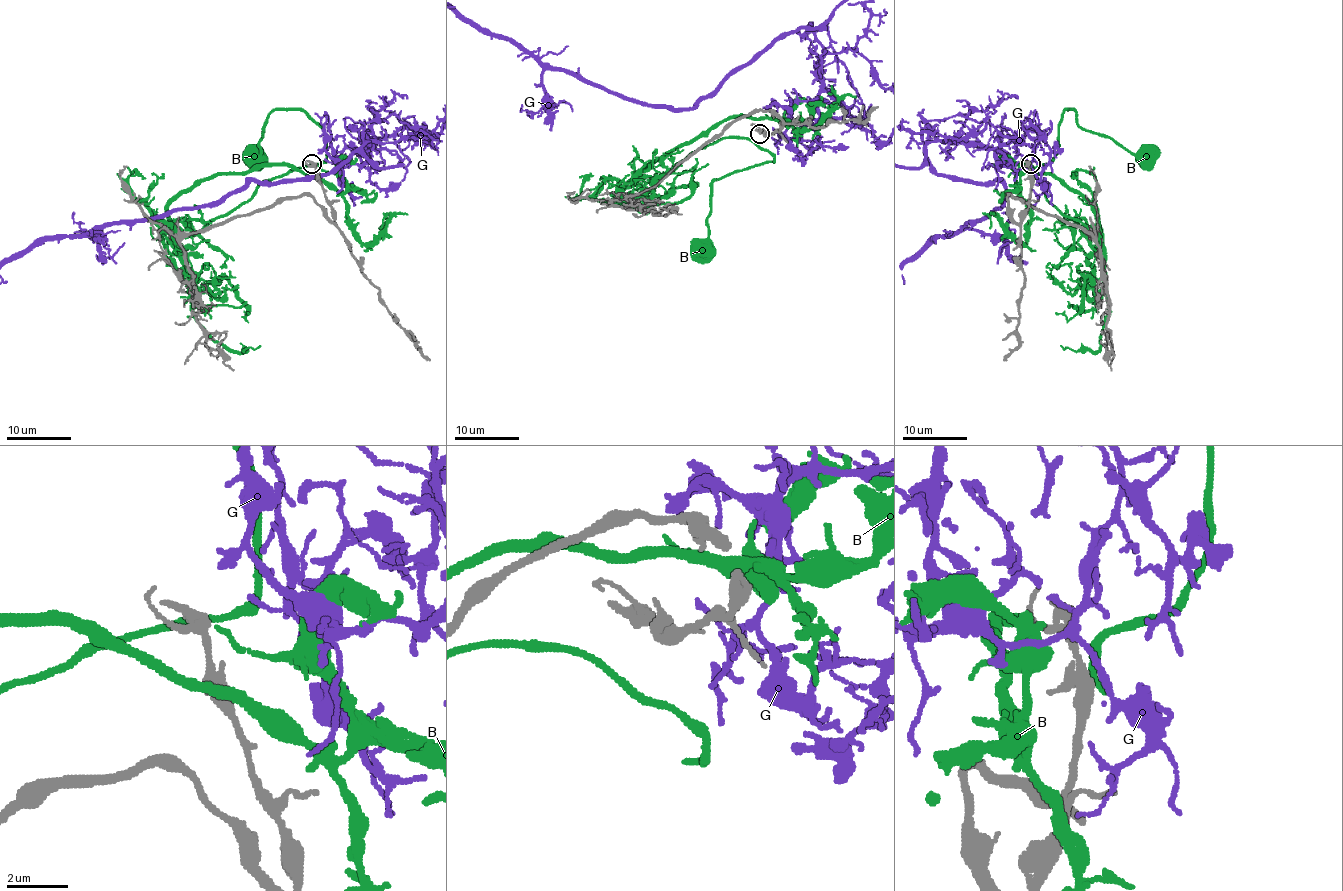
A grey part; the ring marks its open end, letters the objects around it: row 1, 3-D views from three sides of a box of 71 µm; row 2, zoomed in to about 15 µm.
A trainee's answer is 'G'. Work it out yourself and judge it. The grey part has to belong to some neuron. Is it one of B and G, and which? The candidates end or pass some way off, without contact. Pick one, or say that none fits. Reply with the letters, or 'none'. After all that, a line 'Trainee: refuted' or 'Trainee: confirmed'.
none
Trainee: refuted

